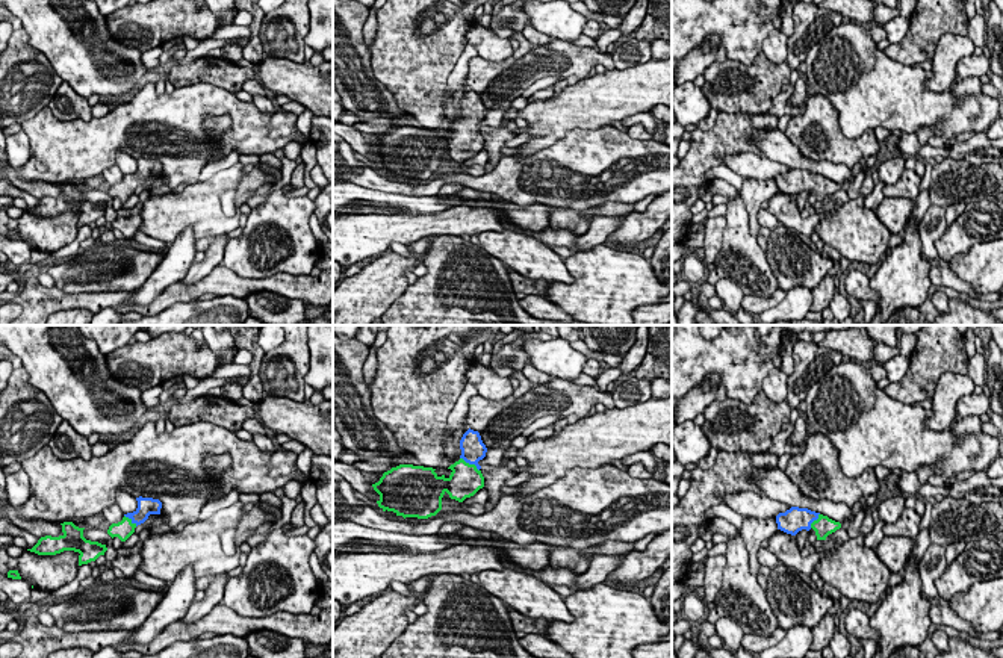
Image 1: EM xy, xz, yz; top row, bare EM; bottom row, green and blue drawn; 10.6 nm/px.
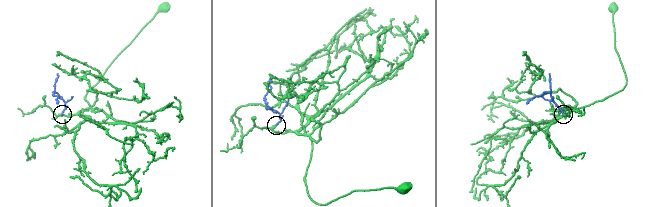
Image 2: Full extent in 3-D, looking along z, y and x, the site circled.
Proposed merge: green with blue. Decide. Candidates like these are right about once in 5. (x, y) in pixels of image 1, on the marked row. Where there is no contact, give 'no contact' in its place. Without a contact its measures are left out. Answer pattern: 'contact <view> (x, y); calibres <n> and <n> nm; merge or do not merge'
contact xz (471, 465); calibres 340 and 260 nm; merge

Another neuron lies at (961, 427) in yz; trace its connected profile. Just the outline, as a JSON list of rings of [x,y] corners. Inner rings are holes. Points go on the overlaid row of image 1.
[[[976,414],[967,417],[958,417],[949,430],[955,433],[958,440],[961,442],[962,437],[967,434],[983,433],[983,422]]]

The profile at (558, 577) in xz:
[[[501,554],[501,561],[505,566],[505,569],[513,569],[513,570],[522,570],[528,575],[533,575],[536,578],[540,578],[546,584],[554,584],[554,585],[567,585],[570,590],[578,591],[581,590],[576,584],[576,578],[579,576],[570,569],[552,569],[551,566],[546,566],[540,570],[533,570],[533,569],[525,569],[522,566],[517,566],[513,563],[507,555]]]

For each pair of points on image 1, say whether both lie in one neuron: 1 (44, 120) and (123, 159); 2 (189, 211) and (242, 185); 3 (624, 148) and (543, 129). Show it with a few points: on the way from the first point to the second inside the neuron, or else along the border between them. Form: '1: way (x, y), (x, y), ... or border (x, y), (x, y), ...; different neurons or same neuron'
1: border (135, 159), (124, 152), (118, 152), (114, 162); different neurons
2: way (203, 198), (220, 183), (229, 183); same neuron
3: border (601, 126), (572, 127), (536, 152); different neurons

